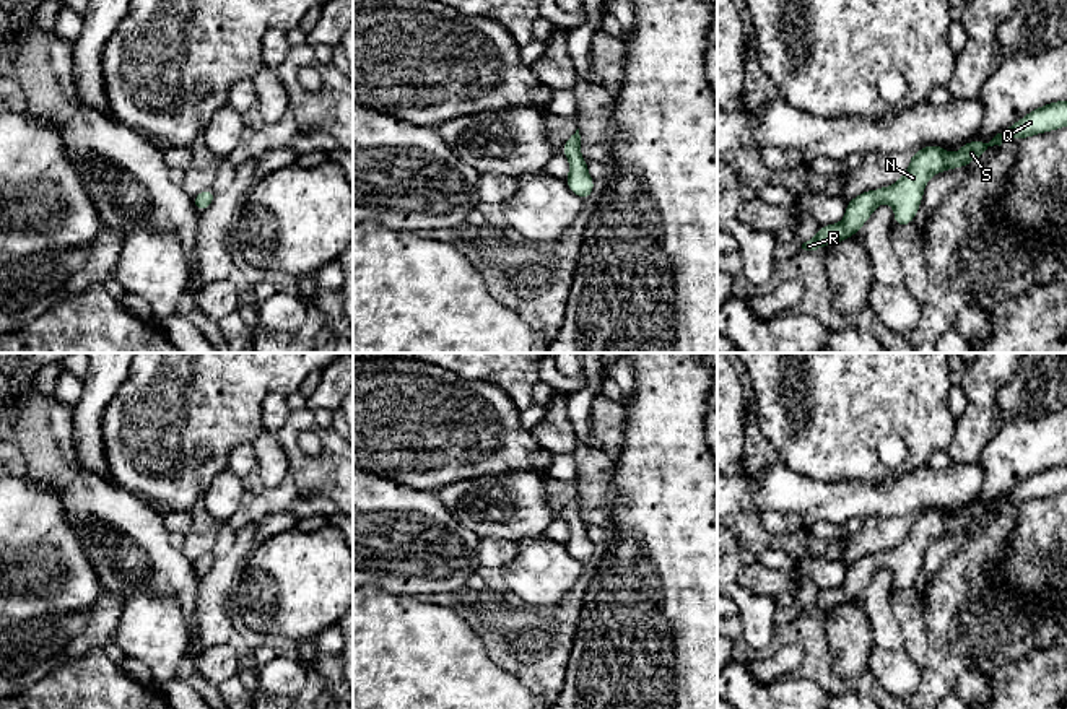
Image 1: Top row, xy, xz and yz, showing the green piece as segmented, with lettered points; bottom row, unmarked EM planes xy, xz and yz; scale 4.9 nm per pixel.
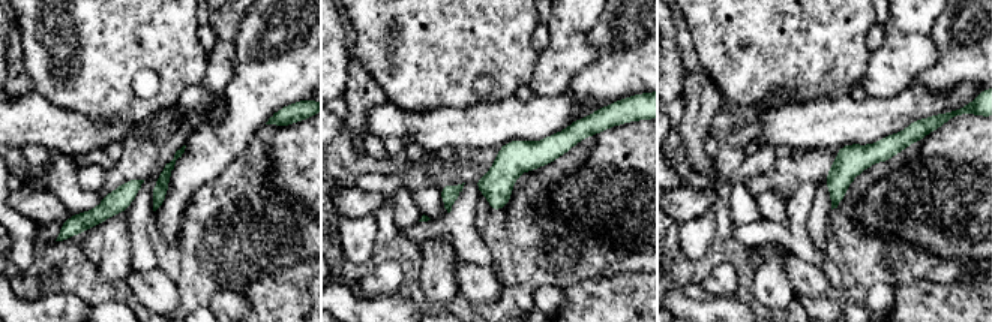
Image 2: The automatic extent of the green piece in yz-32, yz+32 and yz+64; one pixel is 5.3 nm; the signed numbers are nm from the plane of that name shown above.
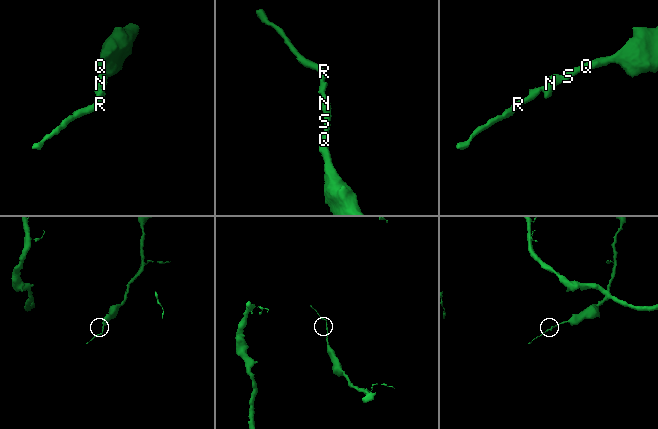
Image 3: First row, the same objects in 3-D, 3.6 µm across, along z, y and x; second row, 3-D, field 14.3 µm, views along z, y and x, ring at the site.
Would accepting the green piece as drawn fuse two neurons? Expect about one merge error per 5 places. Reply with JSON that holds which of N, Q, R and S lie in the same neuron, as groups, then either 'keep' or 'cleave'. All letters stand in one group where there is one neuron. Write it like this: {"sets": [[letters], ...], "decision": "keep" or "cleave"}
{"sets": [["N", "Q", "R", "S"]], "decision": "keep"}

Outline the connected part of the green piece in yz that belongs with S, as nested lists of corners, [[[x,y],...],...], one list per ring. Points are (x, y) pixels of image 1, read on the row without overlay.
[[[1056,465],[1028,476],[1021,485],[997,498],[989,507],[963,507],[961,514],[955,519],[947,517],[939,509],[917,514],[912,517],[909,532],[898,546],[878,555],[867,555],[849,564],[844,584],[839,589],[823,589],[813,603],[802,608],[802,613],[817,615],[823,610],[836,608],[851,602],[883,566],[888,566],[893,571],[896,590],[911,589],[922,566],[924,551],[934,538],[947,533],[965,532],[973,524],[981,522],[989,511],[1000,511],[1004,504],[1028,502],[1065,489],[1067,465]]]

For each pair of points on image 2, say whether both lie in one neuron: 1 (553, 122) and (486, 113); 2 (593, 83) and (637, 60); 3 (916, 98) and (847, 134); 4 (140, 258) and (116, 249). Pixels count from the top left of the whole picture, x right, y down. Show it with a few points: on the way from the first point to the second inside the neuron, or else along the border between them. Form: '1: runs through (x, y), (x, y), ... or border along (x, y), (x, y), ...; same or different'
1: runs through (536, 120), (503, 120); same
2: runs through (604, 81), (616, 75), (626, 65); same
3: runs through (899, 111), (863, 123); same
4: border along (126, 220), (132, 267); different

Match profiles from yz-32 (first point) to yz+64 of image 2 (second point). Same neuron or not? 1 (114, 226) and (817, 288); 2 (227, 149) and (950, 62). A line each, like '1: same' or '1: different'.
1: different
2: same

